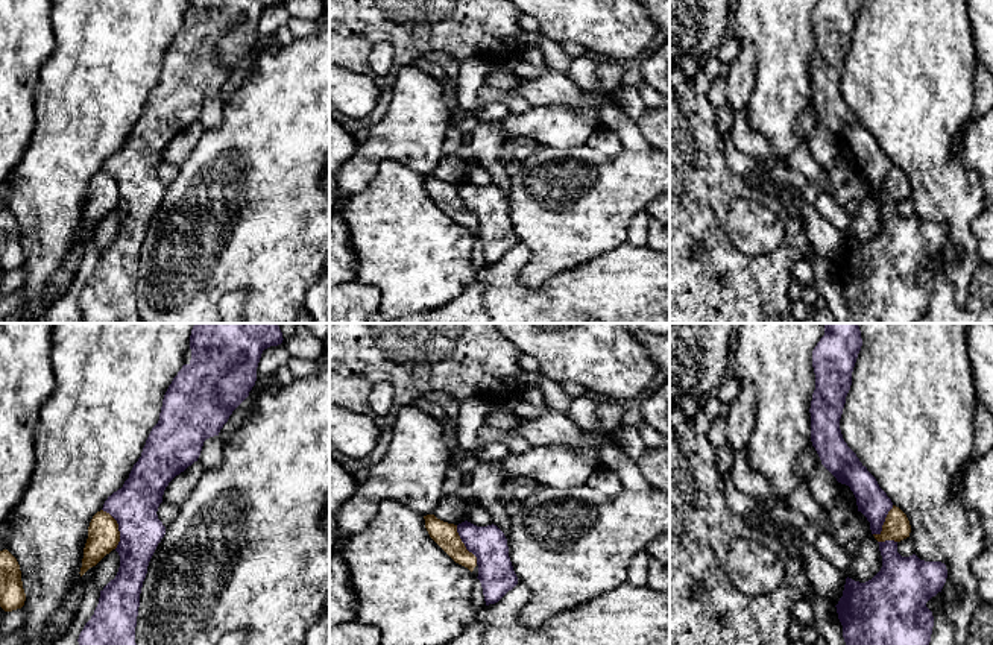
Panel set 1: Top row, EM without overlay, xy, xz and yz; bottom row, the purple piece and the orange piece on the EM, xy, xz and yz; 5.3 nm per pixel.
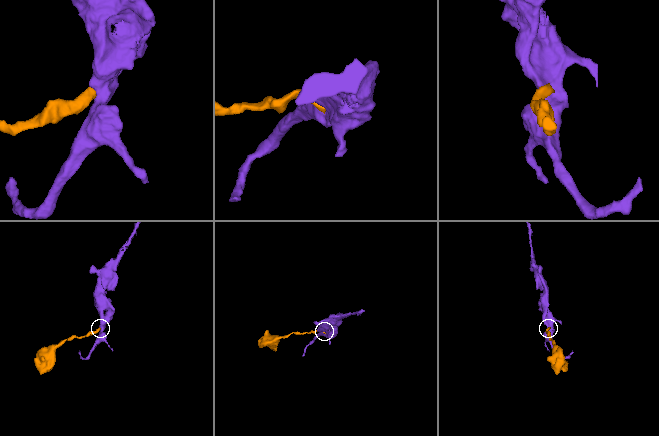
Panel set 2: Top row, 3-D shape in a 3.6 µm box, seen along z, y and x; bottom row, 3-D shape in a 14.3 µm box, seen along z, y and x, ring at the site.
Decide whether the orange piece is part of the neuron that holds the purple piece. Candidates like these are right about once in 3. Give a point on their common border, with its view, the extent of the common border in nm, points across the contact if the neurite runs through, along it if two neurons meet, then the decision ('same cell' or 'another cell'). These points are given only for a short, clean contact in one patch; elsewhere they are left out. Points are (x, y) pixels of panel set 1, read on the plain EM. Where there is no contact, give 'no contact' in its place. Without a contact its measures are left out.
xy (119, 188) | 220 nm | along xy (102, 169), (117, 184), (119, 204), (116, 208) | another cell

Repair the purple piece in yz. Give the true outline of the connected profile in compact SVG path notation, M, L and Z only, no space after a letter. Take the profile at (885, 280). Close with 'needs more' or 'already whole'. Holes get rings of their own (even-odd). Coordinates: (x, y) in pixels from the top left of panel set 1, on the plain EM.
M878 202L881 231L868 241L846 238L837 267L853 323L917 323L931 302L934 276L926 263L941 252L947 229L916 214L902 217L897 202Z; already whole

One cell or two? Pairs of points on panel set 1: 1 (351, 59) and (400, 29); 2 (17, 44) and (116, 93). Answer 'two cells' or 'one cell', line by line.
1: one cell
2: two cells

